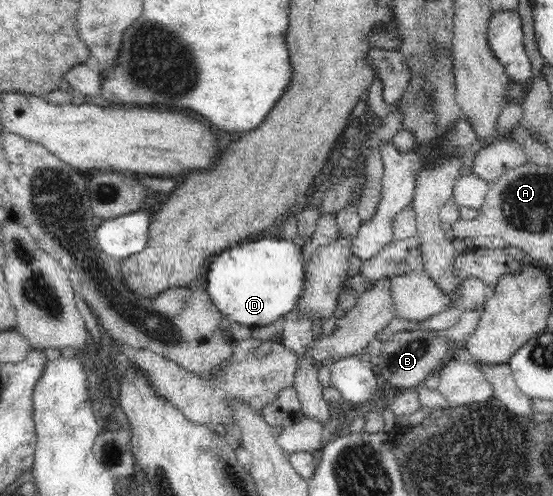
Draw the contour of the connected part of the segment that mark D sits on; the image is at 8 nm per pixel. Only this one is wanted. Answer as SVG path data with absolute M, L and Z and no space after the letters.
M257 237L216 255L206 272L206 294L231 323L259 329L279 323L297 306L303 289L302 243L298 237Z

